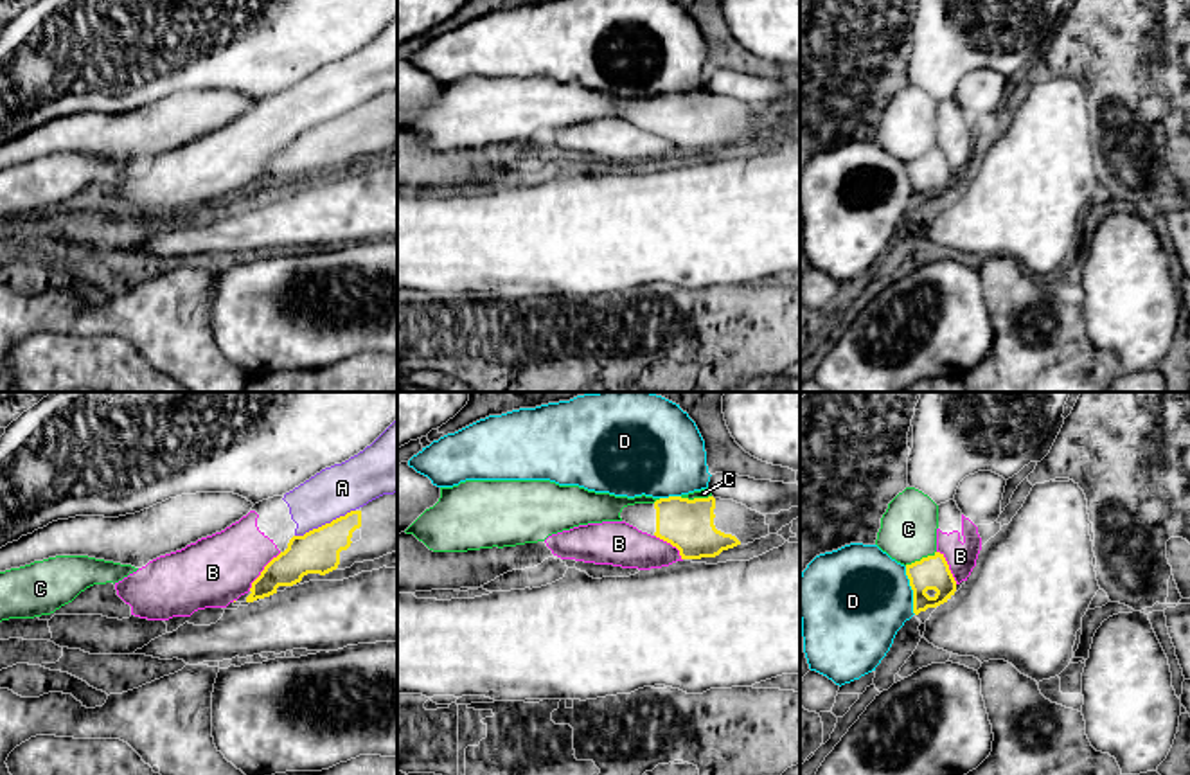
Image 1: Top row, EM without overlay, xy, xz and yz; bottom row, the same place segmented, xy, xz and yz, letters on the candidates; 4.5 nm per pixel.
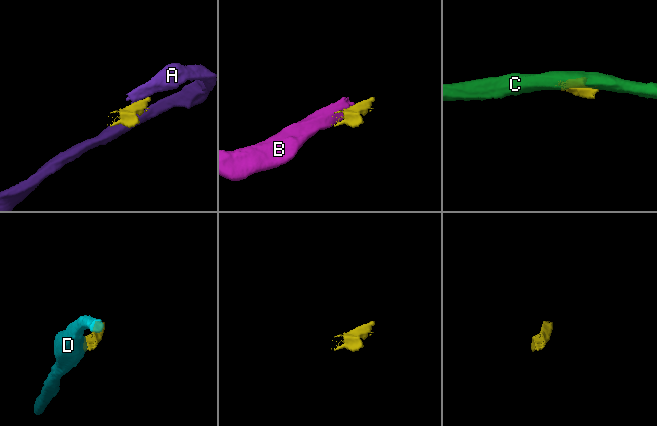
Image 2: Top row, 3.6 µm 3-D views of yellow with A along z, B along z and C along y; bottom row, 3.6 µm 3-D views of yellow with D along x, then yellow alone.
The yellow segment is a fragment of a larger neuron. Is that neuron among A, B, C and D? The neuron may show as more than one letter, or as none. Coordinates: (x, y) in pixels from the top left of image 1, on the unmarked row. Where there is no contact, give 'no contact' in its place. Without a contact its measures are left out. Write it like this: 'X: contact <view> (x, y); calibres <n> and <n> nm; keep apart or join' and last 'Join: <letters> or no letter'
A: contact xy (326, 121); calibres 190 and 220 nm; keep apart
B: contact xy (263, 168); calibres 190 and 320 nm; keep apart
C: contact yz (921, 157); calibres 150 and 260 nm; keep apart
D: contact yz (912, 186); calibres 150 and 460 nm; keep apart
Join: no letter

